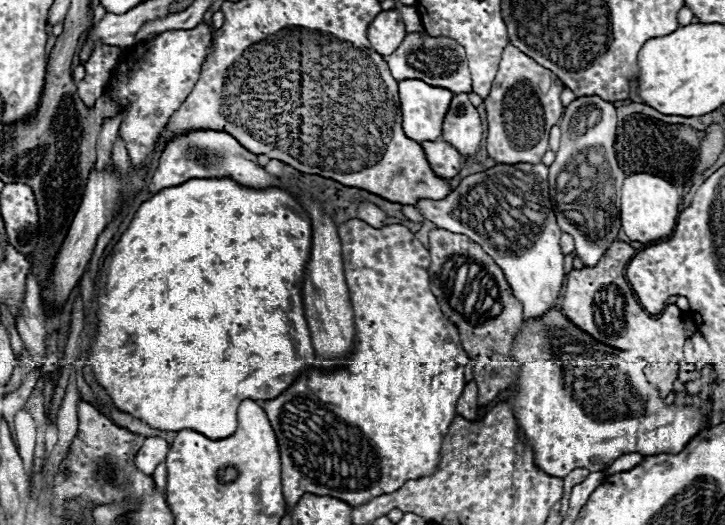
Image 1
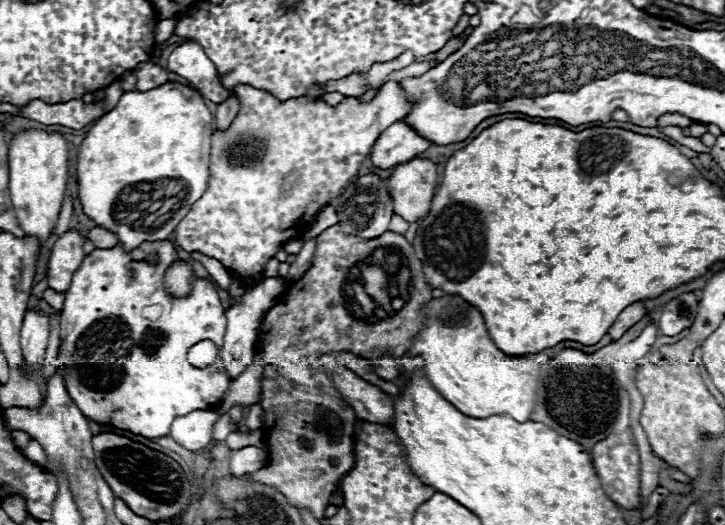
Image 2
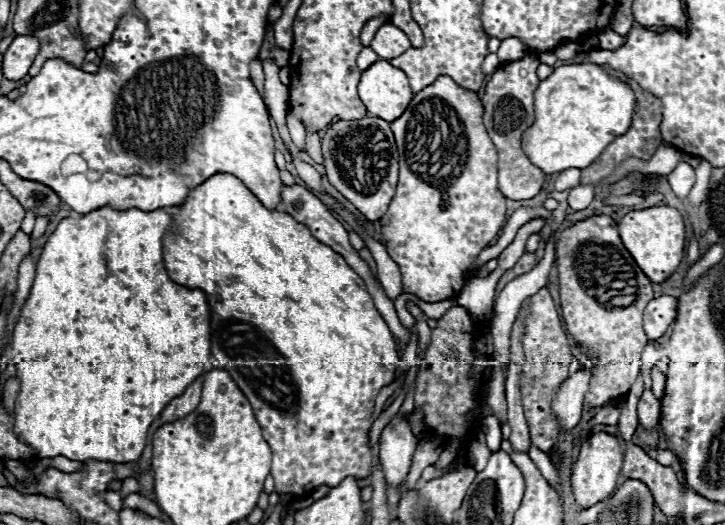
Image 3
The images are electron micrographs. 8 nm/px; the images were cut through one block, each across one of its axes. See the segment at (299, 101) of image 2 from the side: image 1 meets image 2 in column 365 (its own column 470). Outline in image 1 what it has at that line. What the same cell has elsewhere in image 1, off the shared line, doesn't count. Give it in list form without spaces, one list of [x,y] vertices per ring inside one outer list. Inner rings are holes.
[[[468,94],[452,98],[442,122],[442,140],[452,144],[466,160],[470,160],[482,140],[482,120],[476,106],[470,104]]]

